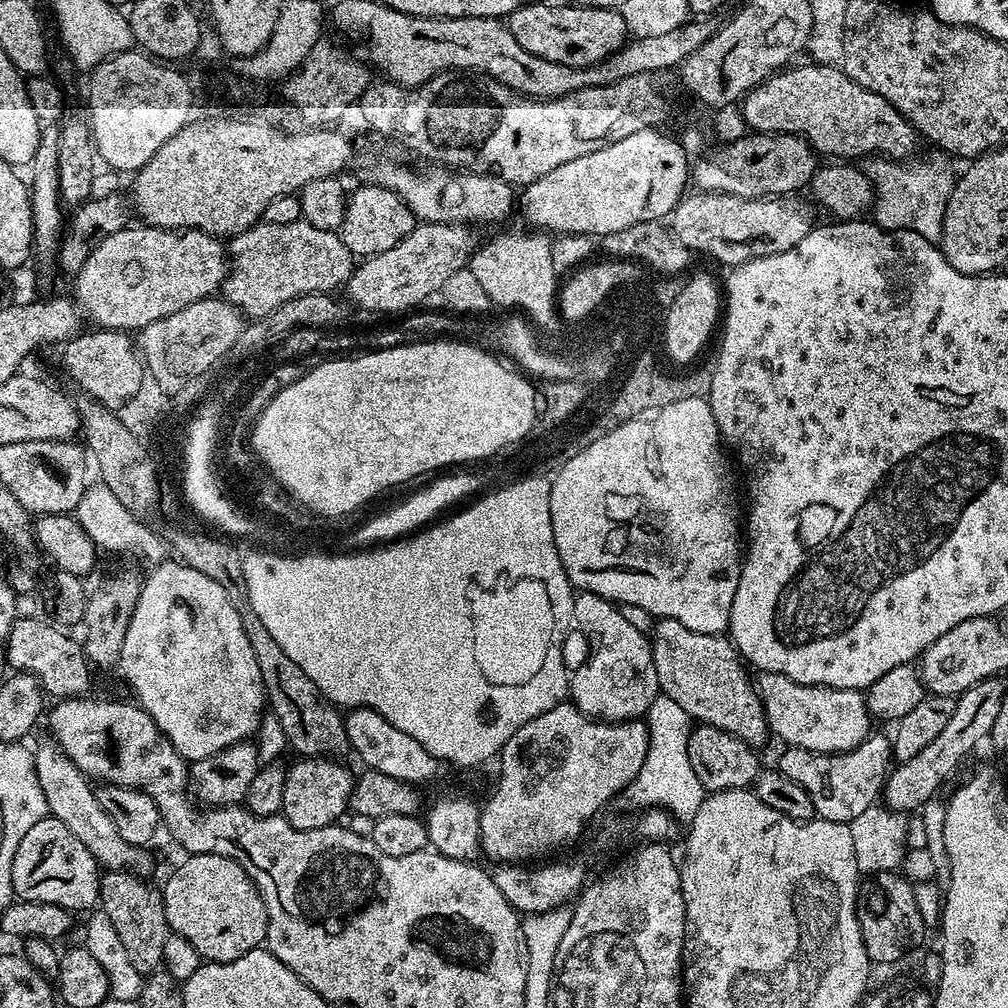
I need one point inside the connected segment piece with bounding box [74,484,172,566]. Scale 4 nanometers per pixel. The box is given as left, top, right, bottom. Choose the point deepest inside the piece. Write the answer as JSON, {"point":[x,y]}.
{"point":[107,522]}

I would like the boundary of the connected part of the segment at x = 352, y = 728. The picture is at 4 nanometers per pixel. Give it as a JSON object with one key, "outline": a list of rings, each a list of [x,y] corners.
{"outline":[[[353,708],[344,716],[344,729],[351,751],[360,755],[365,769],[381,772],[390,778],[404,780],[407,784],[424,786],[427,780],[436,776],[438,762],[410,734],[398,730],[398,726],[390,726],[382,714],[372,708]]]}

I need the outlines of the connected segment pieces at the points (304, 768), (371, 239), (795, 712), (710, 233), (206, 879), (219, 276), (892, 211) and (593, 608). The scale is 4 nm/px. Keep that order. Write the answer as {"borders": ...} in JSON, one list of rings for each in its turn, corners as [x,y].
{"borders":[[[[326,756],[300,758],[286,771],[282,815],[298,830],[318,830],[337,823],[352,803],[354,772]]],[[[371,182],[365,184],[365,188],[358,189],[356,193],[353,191],[349,195],[344,221],[338,229],[339,238],[346,246],[346,250],[350,250],[356,258],[377,256],[390,250],[390,246],[398,246],[398,242],[402,242],[402,238],[406,238],[406,234],[410,234],[410,230],[418,223],[416,215],[406,206],[406,202],[402,202],[402,198],[398,198],[398,194]]],[[[760,672],[758,691],[768,727],[775,739],[777,736],[778,739],[785,740],[785,745],[805,748],[811,752],[849,752],[851,748],[857,748],[873,731],[874,720],[868,714],[865,693],[855,688],[824,688],[820,684],[799,684],[782,674]]],[[[696,190],[693,193],[678,201],[666,217],[666,224],[677,242],[692,254],[701,252],[727,266],[790,250],[790,246],[798,246],[798,242],[802,242],[802,238],[818,224],[817,209],[807,199],[799,200],[801,197],[796,194],[742,198],[725,192]]],[[[188,854],[183,858],[185,860],[169,874],[168,881],[162,884],[169,929],[190,942],[201,961],[213,964],[225,964],[234,958],[242,958],[242,954],[261,947],[268,938],[268,915],[266,902],[250,874],[246,874],[246,870],[238,862],[222,858],[222,854]]],[[[129,226],[115,232],[88,255],[86,262],[74,273],[77,308],[93,320],[100,330],[135,333],[141,328],[158,322],[170,314],[178,314],[186,306],[216,296],[221,291],[230,267],[230,257],[225,245],[217,237],[190,228],[182,232],[168,232],[165,228]]],[[[941,153],[920,160],[913,166],[898,166],[897,161],[886,158],[871,159],[866,166],[877,198],[872,207],[873,221],[882,229],[908,229],[927,240],[939,241],[946,206],[956,181],[950,168],[951,161]]],[[[593,592],[575,593],[572,614],[575,627],[584,631],[592,653],[585,664],[578,665],[571,673],[571,703],[593,720],[619,722],[647,717],[654,698],[661,695],[649,637],[640,632],[638,626],[626,622],[611,600]]]]}

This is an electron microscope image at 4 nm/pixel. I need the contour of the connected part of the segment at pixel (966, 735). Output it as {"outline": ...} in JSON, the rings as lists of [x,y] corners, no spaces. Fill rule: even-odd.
{"outline":[[[991,676],[970,686],[961,696],[955,697],[954,718],[946,722],[942,734],[924,747],[914,758],[901,760],[889,771],[882,789],[882,800],[887,807],[901,813],[920,810],[937,795],[939,788],[956,772],[956,767],[992,734],[994,722],[998,722],[998,710],[1002,710],[1002,698],[1006,694],[1003,679]]]}

